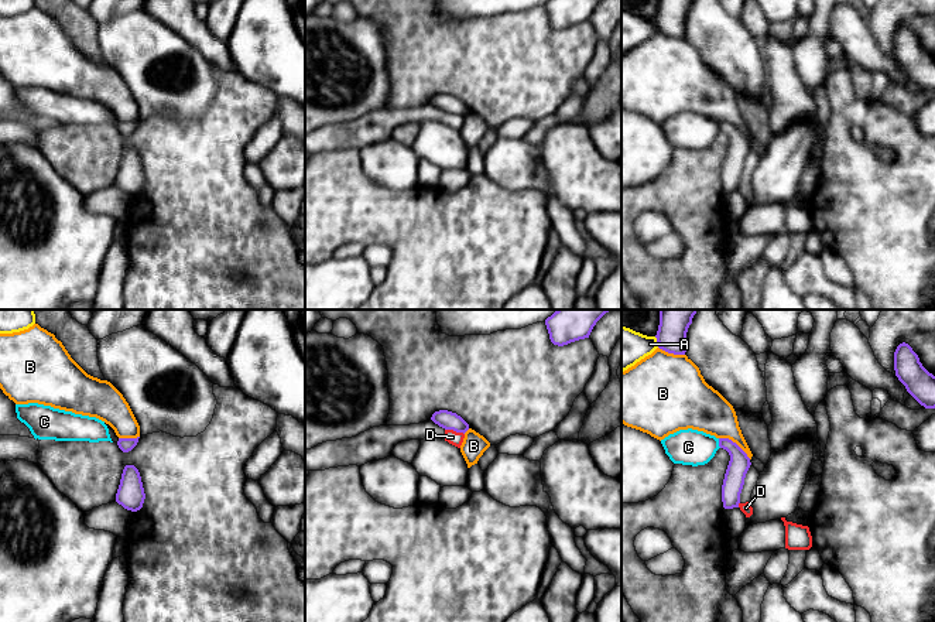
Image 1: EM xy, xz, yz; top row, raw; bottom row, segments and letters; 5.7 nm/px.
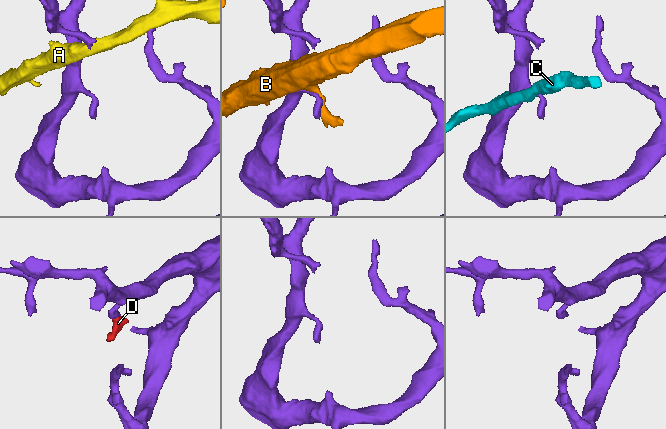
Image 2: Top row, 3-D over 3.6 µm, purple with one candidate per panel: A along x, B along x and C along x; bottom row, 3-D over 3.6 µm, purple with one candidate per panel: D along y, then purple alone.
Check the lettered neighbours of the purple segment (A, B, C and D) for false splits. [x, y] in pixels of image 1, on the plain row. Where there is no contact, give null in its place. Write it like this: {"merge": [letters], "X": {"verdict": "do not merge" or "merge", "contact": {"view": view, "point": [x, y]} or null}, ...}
{"merge": [], "A": {"verdict": "do not merge", "contact": {"view": "yz", "point": [657, 24]}}, "B": {"verdict": "do not merge", "contact": {"view": "yz", "point": [735, 126]}}, "C": {"verdict": "do not merge", "contact": {"view": "yz", "point": [719, 126]}}, "D": {"verdict": "do not merge", "contact": {"view": "xz", "point": [455, 113]}}}

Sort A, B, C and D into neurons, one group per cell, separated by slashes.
A / B / C / D

